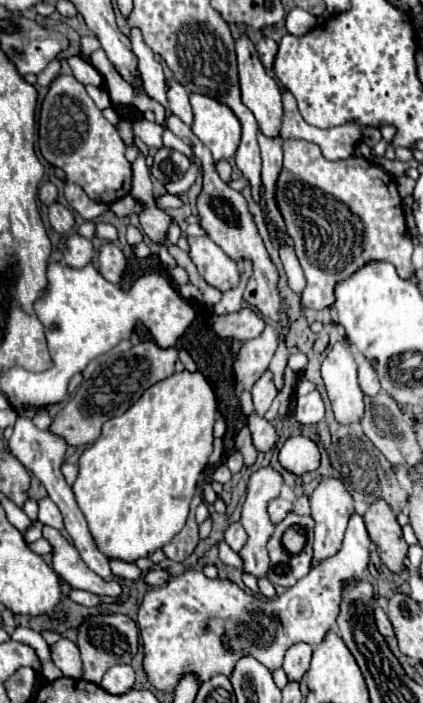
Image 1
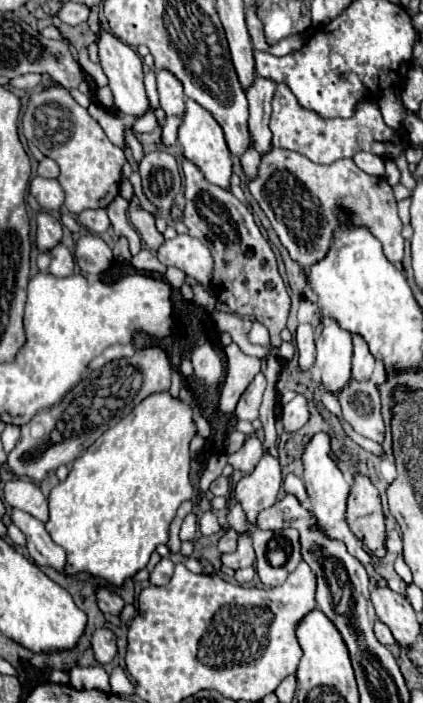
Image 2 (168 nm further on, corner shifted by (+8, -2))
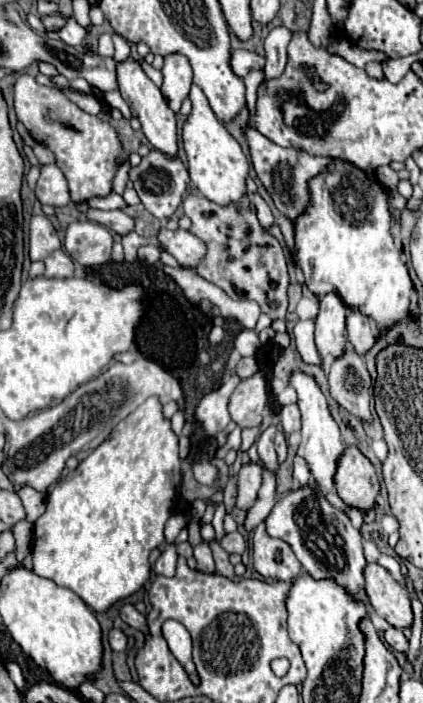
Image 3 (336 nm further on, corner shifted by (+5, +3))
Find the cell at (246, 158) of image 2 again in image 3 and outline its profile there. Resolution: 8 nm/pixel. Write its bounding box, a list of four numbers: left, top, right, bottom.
[244,71,262,117]

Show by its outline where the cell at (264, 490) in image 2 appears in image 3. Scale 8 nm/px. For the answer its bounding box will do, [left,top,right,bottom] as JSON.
[256,427,278,473]

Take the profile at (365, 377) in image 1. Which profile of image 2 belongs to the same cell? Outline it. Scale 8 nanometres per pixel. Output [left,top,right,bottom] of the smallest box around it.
[353,336,375,380]

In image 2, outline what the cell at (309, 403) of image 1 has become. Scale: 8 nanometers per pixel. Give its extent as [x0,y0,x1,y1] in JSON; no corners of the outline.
[281,394,309,432]

